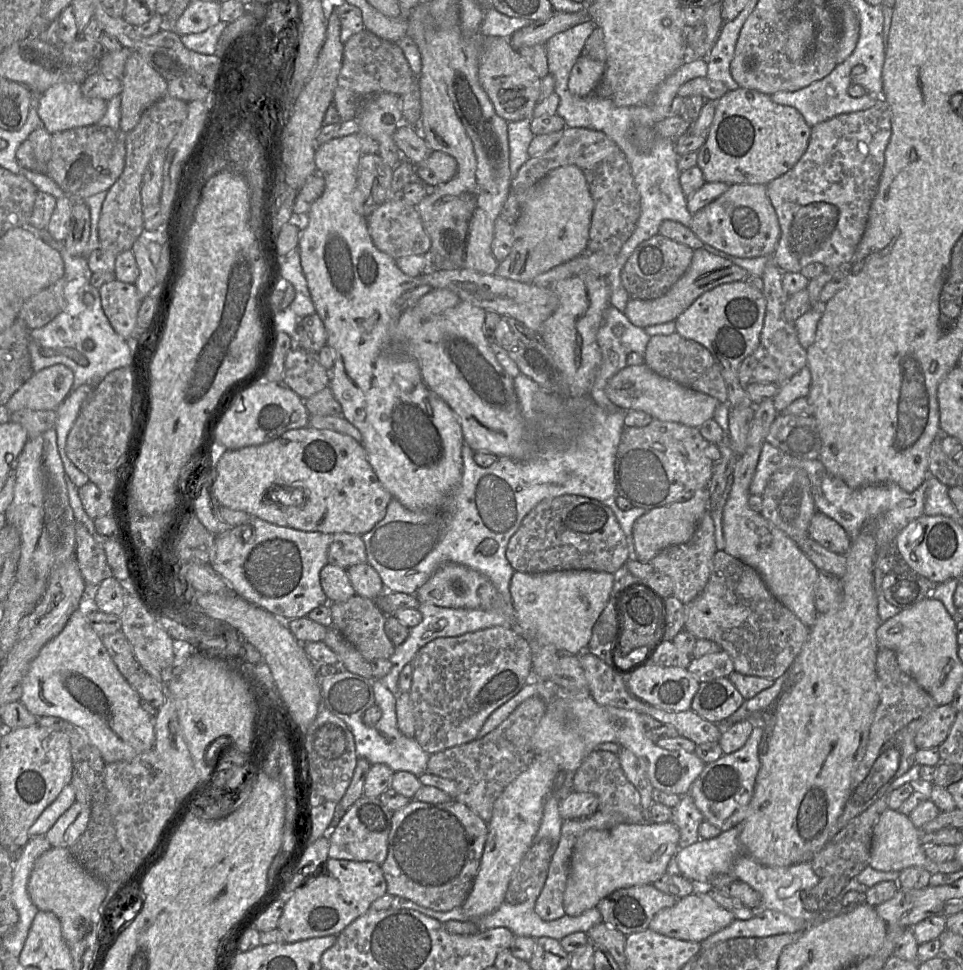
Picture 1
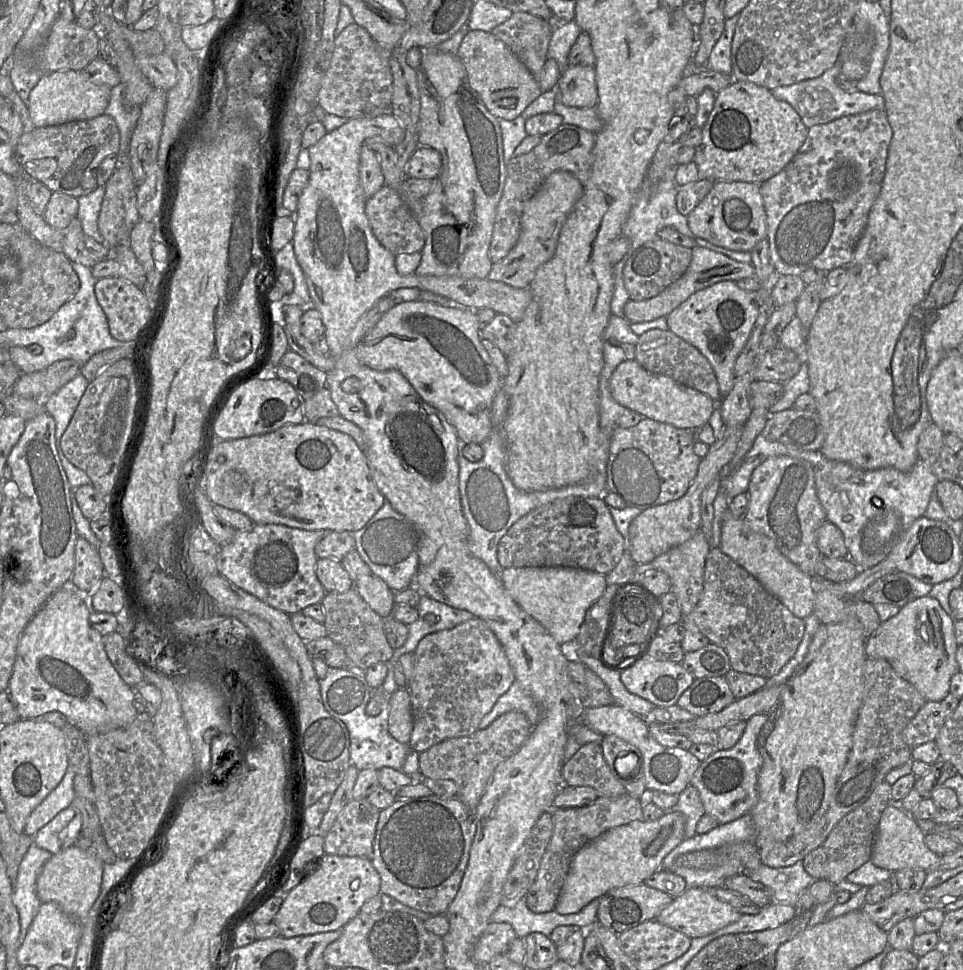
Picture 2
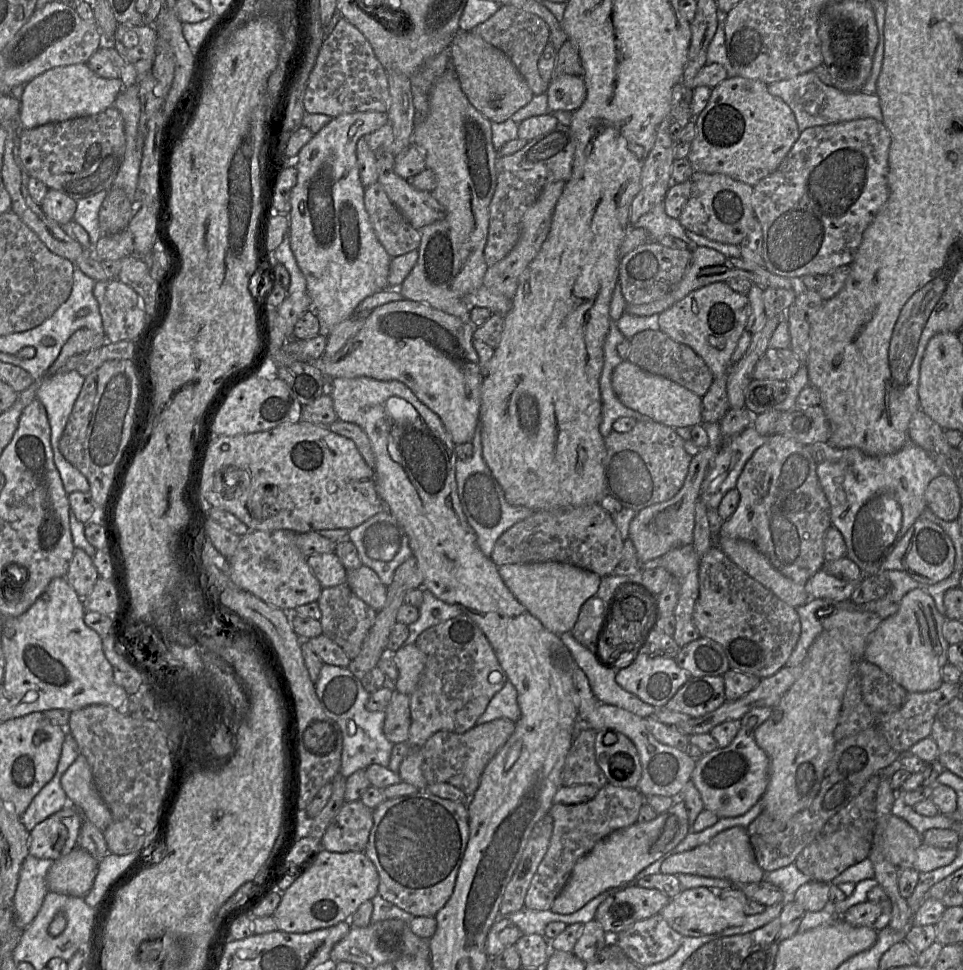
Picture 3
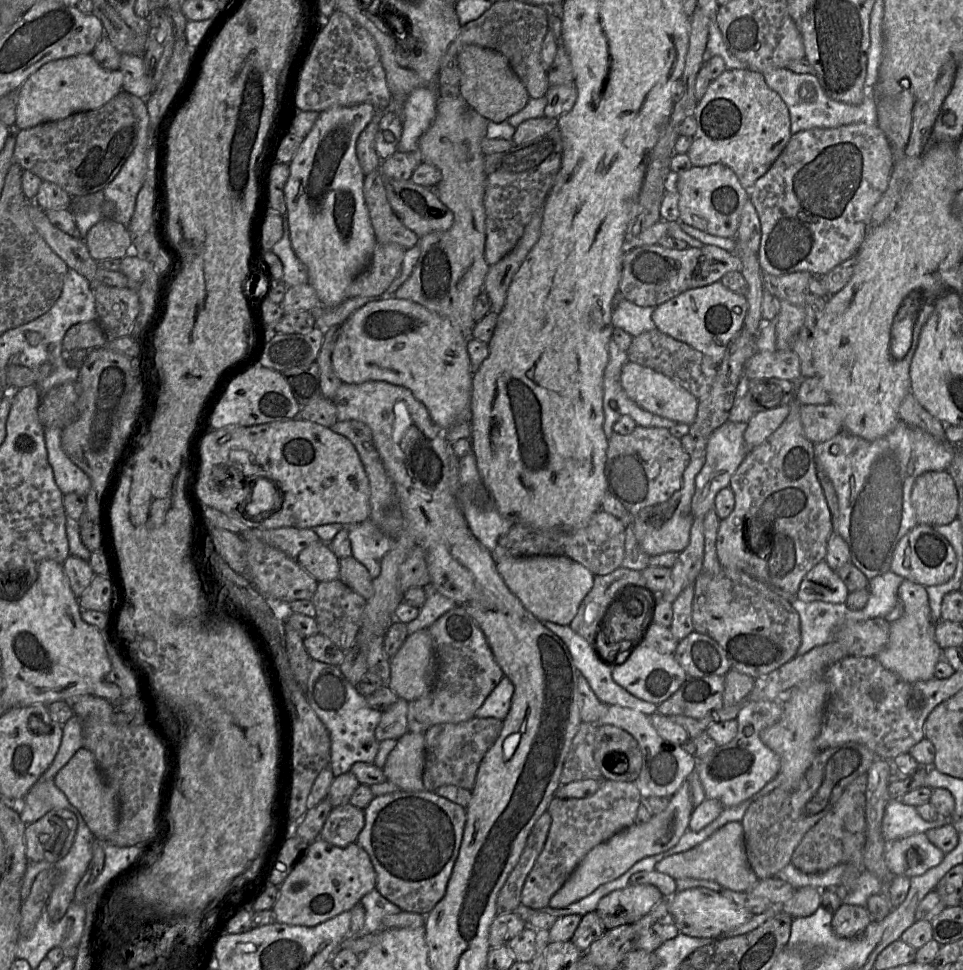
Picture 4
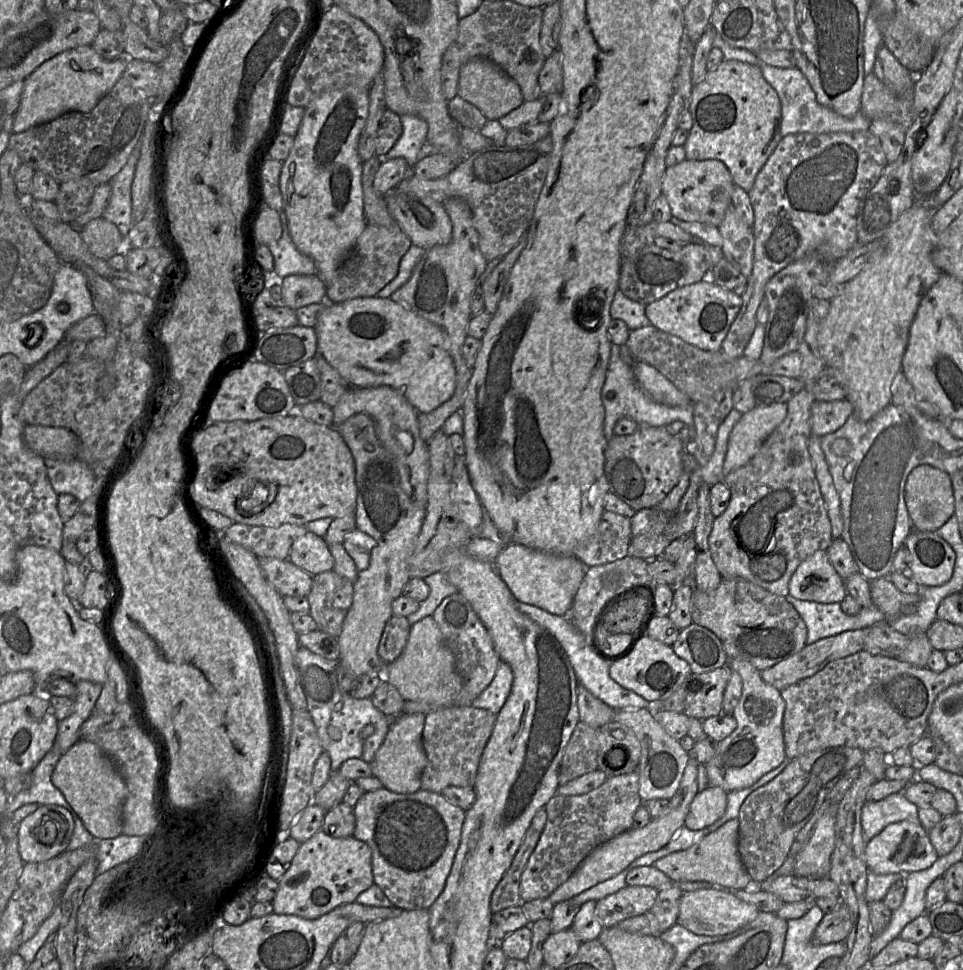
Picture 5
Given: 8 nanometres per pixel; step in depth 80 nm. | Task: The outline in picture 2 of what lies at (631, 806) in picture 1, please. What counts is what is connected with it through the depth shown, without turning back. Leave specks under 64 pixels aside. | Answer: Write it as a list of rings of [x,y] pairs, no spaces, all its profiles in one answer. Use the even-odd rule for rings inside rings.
[[[589,742],[582,745],[578,751],[564,763],[562,768],[563,786],[594,788],[599,797],[618,797],[627,793],[625,787],[618,781],[621,773],[616,772],[617,778],[610,771],[599,743]]]

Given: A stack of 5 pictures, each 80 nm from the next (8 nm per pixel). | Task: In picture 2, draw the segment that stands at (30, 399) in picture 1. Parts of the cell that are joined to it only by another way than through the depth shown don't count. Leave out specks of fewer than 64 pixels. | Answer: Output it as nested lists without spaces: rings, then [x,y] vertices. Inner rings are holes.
[[[73,359],[57,361],[41,371],[22,374],[15,384],[14,393],[44,400],[71,381],[79,370],[79,364]]]

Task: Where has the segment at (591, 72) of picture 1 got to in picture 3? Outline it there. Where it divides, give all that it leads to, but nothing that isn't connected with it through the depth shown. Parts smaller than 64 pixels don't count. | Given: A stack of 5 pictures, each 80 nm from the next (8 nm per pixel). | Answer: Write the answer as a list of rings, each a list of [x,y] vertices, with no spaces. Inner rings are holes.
[[[555,75],[546,91],[548,108],[553,111],[576,111],[586,100],[587,88],[582,76]]]

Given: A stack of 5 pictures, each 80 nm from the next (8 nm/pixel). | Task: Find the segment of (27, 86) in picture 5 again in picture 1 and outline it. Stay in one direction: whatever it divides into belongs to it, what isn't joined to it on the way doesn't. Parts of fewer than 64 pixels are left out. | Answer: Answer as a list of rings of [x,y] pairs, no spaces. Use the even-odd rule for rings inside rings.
[[[58,83],[37,97],[38,114],[50,134],[97,124],[107,110],[107,101],[86,97],[77,83]]]

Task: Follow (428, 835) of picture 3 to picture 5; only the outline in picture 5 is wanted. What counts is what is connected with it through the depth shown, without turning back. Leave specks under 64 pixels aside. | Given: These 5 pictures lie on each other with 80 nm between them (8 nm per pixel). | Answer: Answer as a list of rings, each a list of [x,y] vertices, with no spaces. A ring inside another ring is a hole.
[[[381,788],[371,792],[364,792],[353,807],[353,811],[356,820],[353,836],[357,840],[365,842],[371,849],[371,864],[374,884],[380,888],[380,890],[396,908],[402,910],[429,909],[444,889],[446,879],[451,870],[453,860],[461,840],[462,826],[466,812],[460,807],[450,803],[442,796],[441,793],[419,789],[414,793],[401,794],[395,793],[386,788]]]

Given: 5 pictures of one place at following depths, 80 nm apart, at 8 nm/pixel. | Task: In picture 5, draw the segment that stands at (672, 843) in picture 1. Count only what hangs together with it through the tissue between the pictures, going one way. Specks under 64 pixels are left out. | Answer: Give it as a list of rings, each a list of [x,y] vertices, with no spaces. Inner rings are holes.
[[[690,755],[683,777],[674,796],[669,800],[668,808],[664,813],[640,829],[629,829],[613,839],[595,848],[578,866],[570,878],[560,885],[550,896],[549,900],[554,905],[561,901],[568,901],[583,891],[606,881],[619,874],[635,859],[655,852],[669,843],[676,832],[684,826],[690,804],[698,791],[698,761]]]

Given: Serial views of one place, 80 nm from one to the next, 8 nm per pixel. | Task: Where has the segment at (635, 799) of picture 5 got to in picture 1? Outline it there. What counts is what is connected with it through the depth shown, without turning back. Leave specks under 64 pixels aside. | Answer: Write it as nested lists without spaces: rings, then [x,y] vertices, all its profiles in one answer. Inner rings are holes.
[[[601,810],[596,811],[593,815],[586,818],[569,819],[563,821],[560,838],[553,849],[549,862],[545,884],[535,903],[535,912],[542,920],[553,921],[565,916],[563,895],[569,875],[570,860],[573,853],[573,848],[578,837],[590,829],[609,829],[621,823],[624,823],[624,819],[620,815],[607,814]]]

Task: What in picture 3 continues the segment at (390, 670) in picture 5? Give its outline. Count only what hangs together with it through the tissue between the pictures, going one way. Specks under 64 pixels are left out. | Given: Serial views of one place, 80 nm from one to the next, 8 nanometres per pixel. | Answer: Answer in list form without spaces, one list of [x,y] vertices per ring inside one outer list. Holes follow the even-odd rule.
[[[404,644],[392,656],[399,675],[395,691],[411,695],[417,687],[425,667],[425,656],[416,644]]]

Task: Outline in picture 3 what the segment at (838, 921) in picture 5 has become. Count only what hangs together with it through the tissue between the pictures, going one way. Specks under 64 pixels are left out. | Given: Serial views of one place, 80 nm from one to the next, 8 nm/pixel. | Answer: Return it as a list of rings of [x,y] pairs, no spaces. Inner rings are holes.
[[[889,899],[880,904],[865,901],[850,907],[840,918],[853,926],[880,931],[889,926],[892,907]]]

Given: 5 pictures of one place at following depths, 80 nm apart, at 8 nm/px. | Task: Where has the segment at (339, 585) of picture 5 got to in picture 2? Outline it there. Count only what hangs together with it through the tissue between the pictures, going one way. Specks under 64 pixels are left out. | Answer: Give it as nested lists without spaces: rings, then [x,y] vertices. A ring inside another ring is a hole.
[[[354,589],[343,593],[326,593],[321,605],[325,613],[323,625],[326,636],[342,647],[355,671],[364,672],[373,664],[386,663],[391,659],[394,650],[384,633],[384,619]]]

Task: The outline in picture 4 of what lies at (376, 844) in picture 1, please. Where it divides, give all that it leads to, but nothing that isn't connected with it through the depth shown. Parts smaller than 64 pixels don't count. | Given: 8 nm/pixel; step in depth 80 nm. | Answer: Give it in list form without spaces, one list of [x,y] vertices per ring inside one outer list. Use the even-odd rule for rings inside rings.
[[[350,803],[343,804],[331,810],[319,837],[331,845],[346,847],[357,841],[364,825],[364,811]]]

